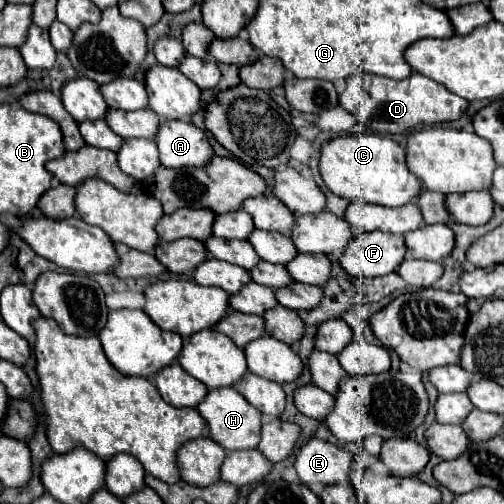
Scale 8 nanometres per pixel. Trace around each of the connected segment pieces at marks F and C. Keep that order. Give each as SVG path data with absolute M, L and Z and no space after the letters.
M362 232L340 256L342 268L358 278L378 278L394 272L404 262L406 244L400 234Z
M348 134L326 142L320 156L320 172L326 186L350 202L364 200L370 204L398 208L414 202L424 190L420 178L416 178L406 166L404 148L378 134Z

